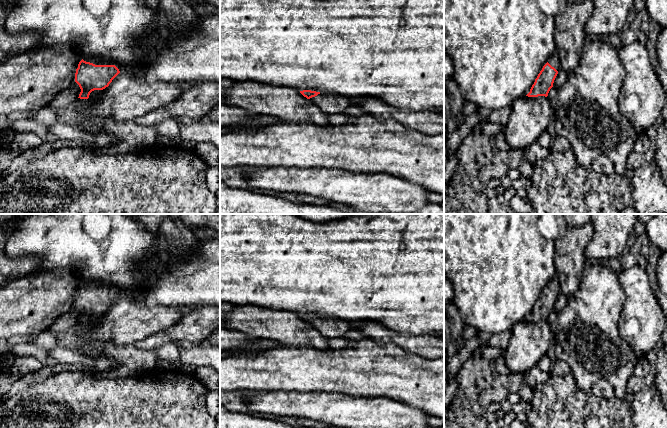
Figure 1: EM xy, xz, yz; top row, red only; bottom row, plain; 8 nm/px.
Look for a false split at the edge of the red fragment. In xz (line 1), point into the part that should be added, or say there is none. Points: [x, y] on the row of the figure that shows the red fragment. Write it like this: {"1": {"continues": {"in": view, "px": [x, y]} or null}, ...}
{"1": {"continues": {"in": "xz", "px": [329, 104]}}}

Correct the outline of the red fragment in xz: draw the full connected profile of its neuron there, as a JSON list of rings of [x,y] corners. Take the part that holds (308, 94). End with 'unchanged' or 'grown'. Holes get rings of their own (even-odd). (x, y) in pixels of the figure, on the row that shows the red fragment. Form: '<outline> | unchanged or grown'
[[[303,90],[300,93],[327,115],[341,114],[351,105],[348,100],[341,99],[337,95],[329,93],[320,93],[311,90]]] | grown

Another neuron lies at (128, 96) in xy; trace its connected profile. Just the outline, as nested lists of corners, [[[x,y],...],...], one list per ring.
[[[141,70],[120,72],[103,92],[102,96],[87,107],[86,113],[95,120],[111,118],[117,122],[130,121],[155,109],[162,108],[178,99],[191,84],[145,82]]]

